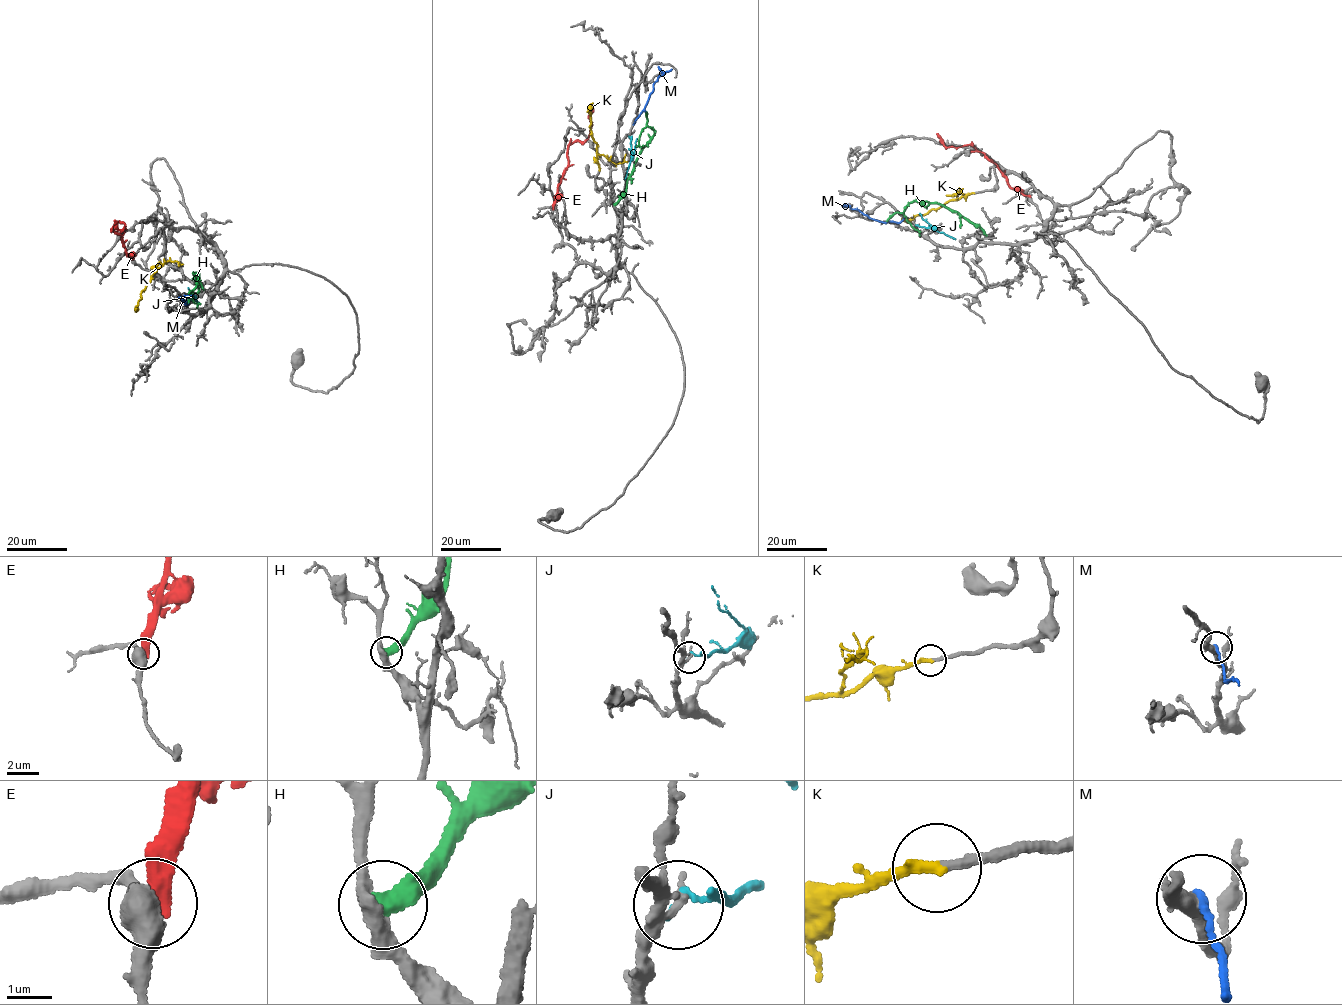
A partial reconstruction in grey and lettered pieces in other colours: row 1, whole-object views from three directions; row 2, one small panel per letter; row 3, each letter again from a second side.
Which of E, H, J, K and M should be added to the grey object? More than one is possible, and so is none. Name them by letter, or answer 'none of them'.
K

